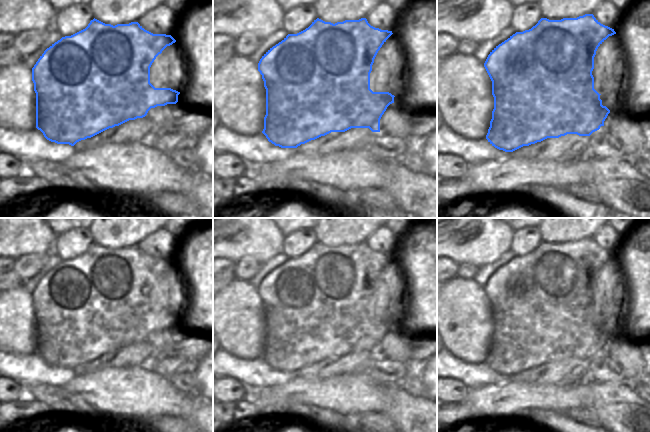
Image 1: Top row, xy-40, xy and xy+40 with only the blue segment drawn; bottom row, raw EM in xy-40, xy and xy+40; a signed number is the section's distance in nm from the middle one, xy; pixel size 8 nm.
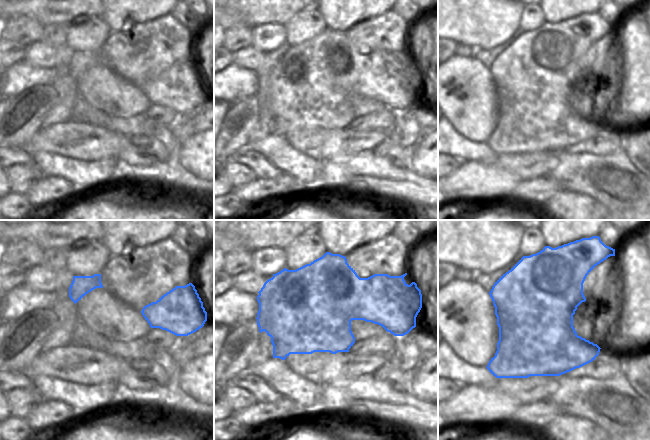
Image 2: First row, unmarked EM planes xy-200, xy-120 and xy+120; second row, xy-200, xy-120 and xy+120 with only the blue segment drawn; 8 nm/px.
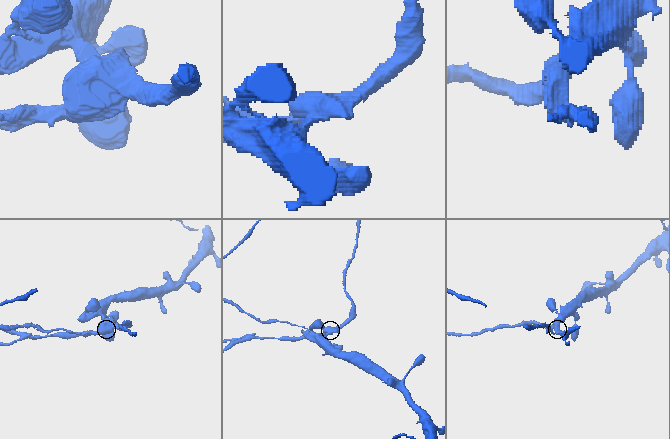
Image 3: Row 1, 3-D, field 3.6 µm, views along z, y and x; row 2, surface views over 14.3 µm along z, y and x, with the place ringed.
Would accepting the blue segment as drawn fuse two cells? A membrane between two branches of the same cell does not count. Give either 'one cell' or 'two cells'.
two cells

